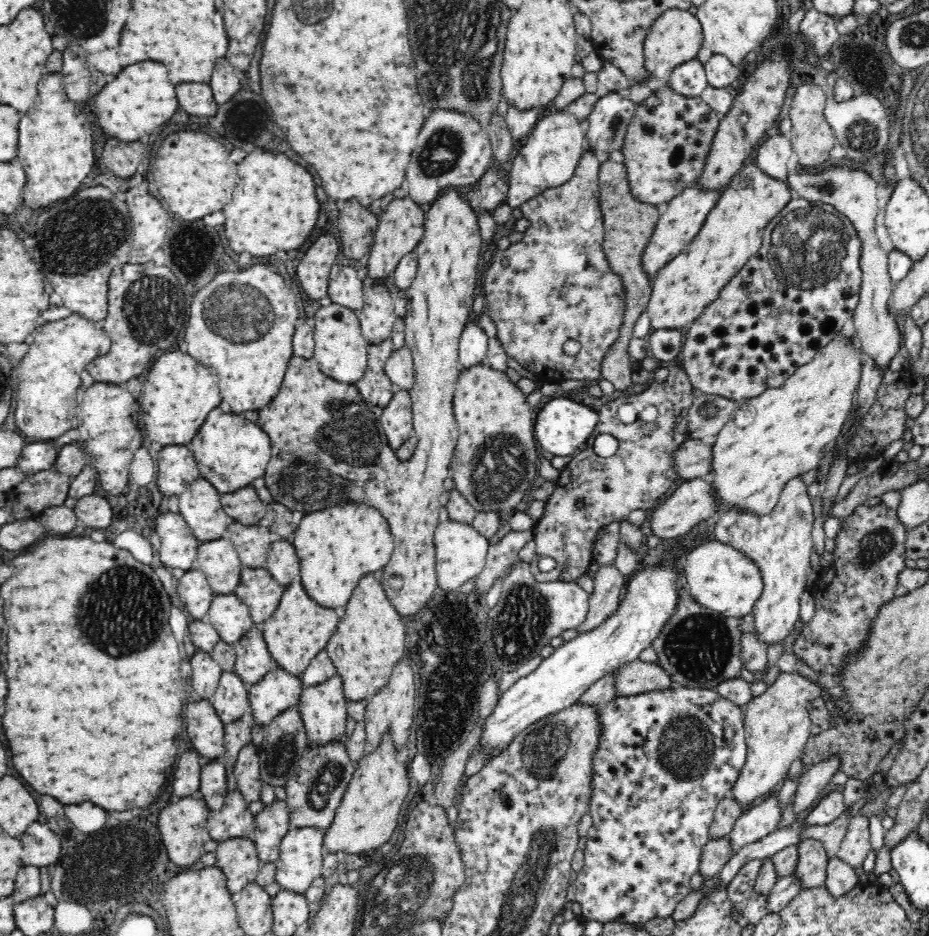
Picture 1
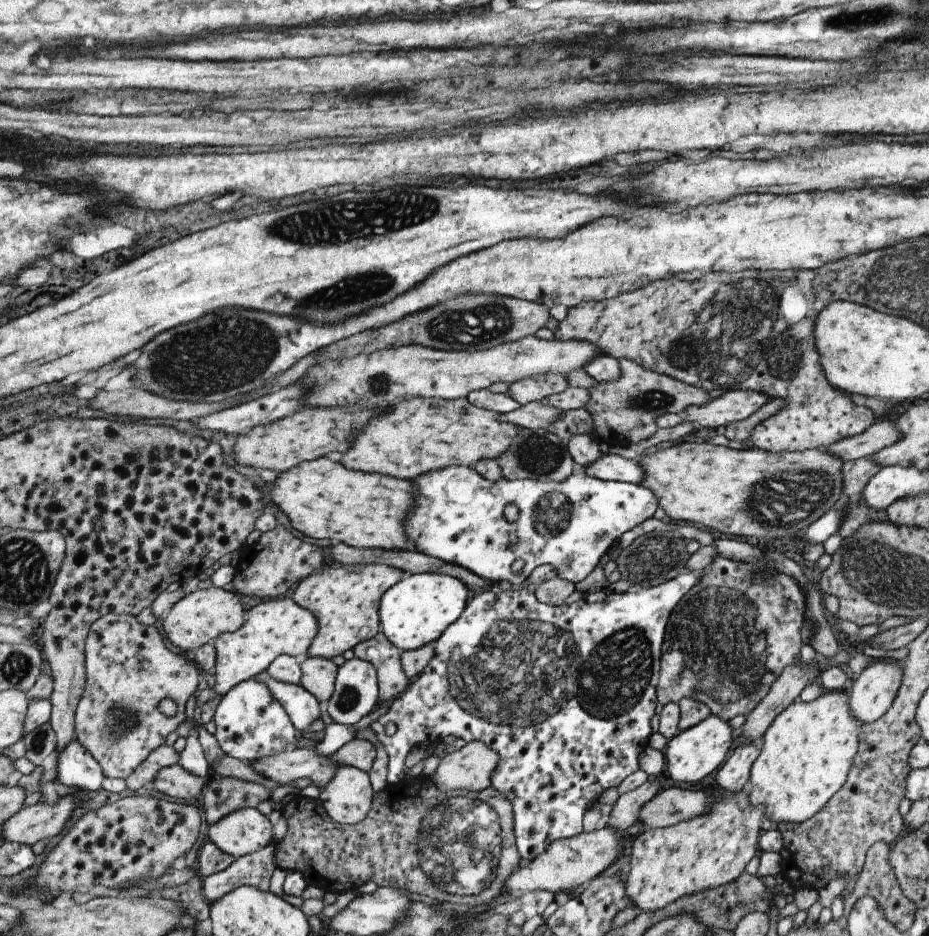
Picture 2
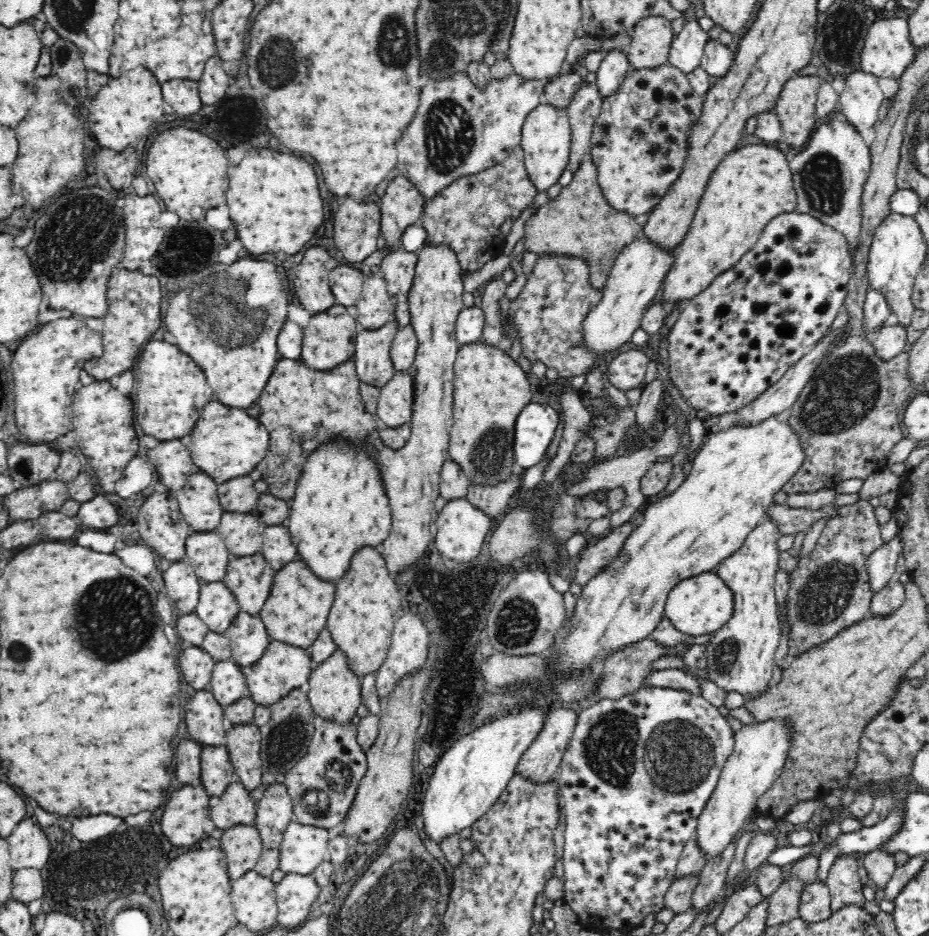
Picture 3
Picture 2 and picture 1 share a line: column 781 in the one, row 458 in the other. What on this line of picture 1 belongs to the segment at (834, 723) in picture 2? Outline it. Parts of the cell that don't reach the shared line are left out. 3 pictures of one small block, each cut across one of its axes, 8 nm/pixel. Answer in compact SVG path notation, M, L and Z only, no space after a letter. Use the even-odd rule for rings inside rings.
M838 333L808 364L800 366L789 376L783 385L768 388L758 396L739 403L733 418L722 427L712 445L710 472L714 473L714 480L711 483L712 491L720 501L720 509L736 507L758 516L769 513L792 477L817 468L819 462L832 453L857 394L862 372L862 360L858 354L860 350L856 350L852 335L843 336Z

